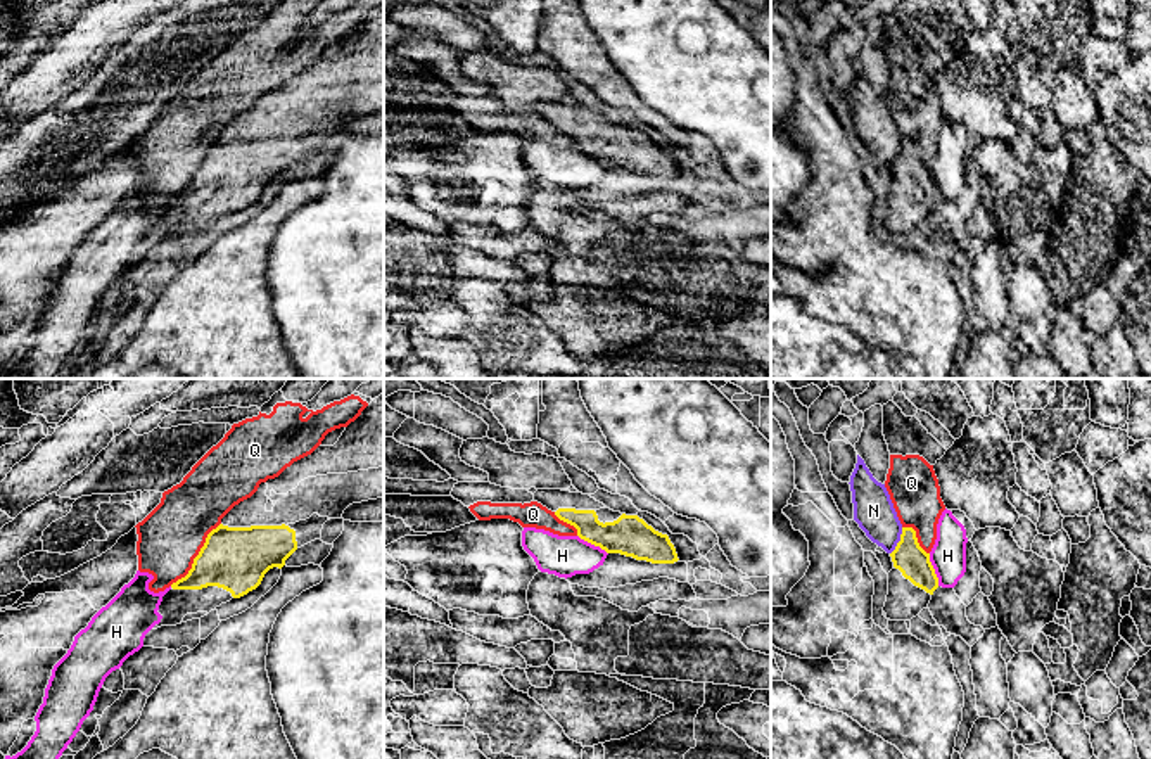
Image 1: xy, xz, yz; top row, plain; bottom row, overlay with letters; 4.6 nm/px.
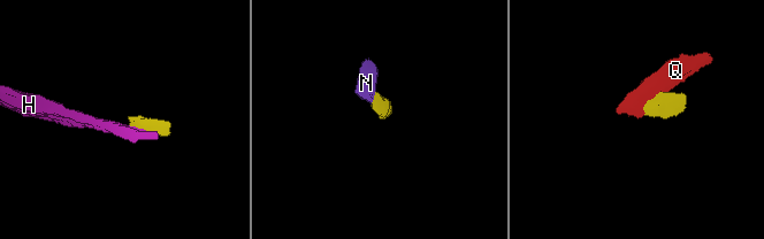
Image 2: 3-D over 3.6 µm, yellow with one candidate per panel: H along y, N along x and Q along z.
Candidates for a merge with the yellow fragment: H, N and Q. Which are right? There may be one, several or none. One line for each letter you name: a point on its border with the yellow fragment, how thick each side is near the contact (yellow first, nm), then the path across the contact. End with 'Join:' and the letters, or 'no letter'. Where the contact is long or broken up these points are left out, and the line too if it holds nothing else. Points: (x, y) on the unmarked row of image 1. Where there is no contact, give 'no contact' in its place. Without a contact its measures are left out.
Join: no letter

